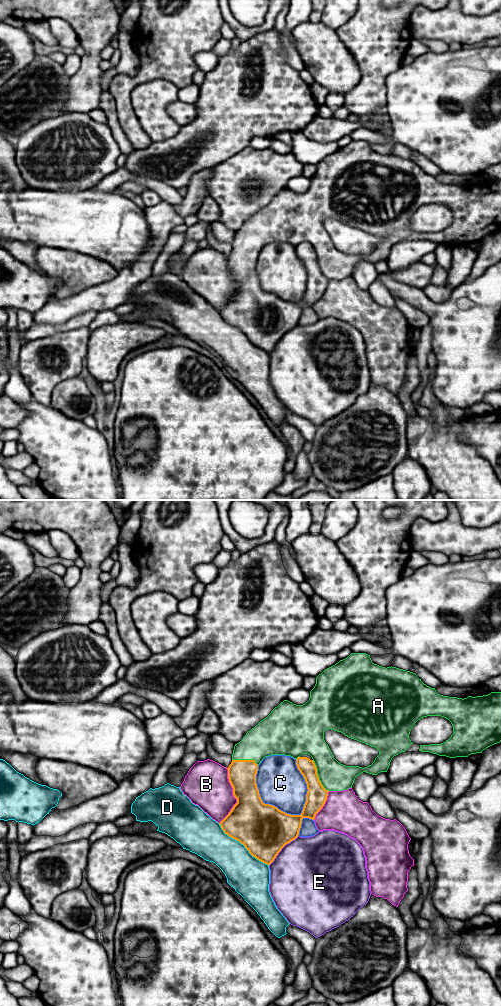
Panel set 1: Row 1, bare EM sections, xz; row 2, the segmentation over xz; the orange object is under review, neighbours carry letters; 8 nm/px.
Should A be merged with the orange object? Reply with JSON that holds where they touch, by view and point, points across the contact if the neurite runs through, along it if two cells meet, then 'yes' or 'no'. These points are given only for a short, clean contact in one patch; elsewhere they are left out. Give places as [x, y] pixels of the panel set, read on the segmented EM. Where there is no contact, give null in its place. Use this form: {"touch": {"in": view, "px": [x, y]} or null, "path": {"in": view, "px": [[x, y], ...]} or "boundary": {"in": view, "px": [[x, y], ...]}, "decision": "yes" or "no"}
{"touch": {"in": "xz", "px": [317, 776]}, "decision": "yes"}

